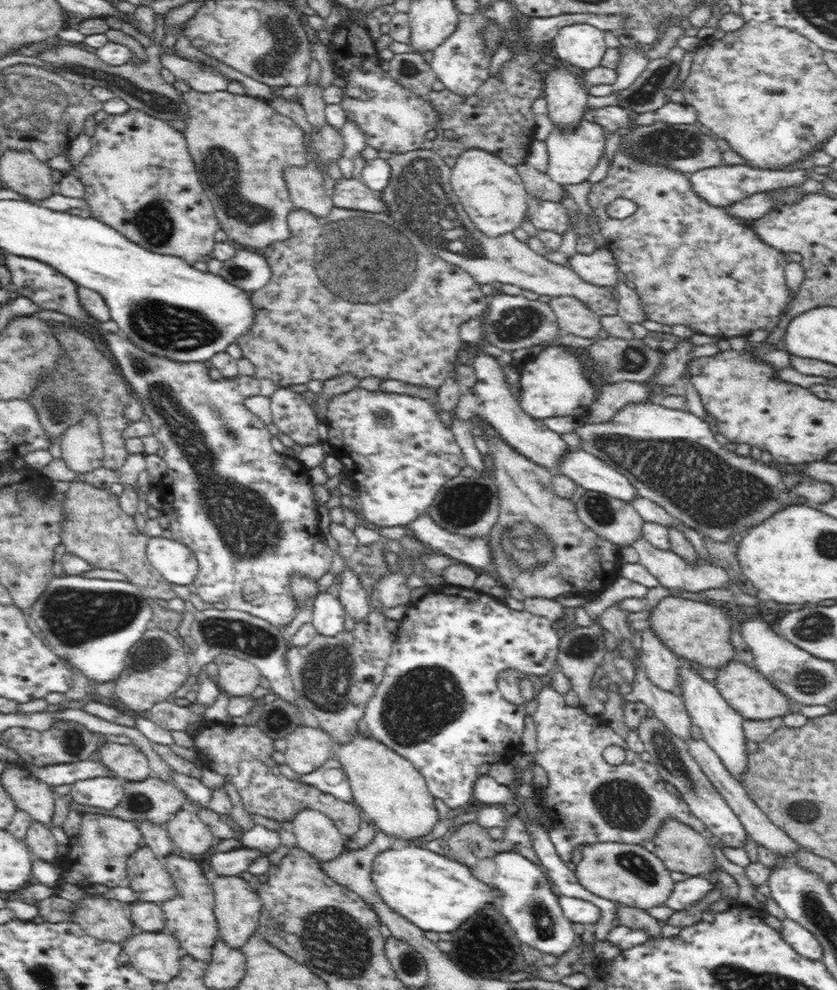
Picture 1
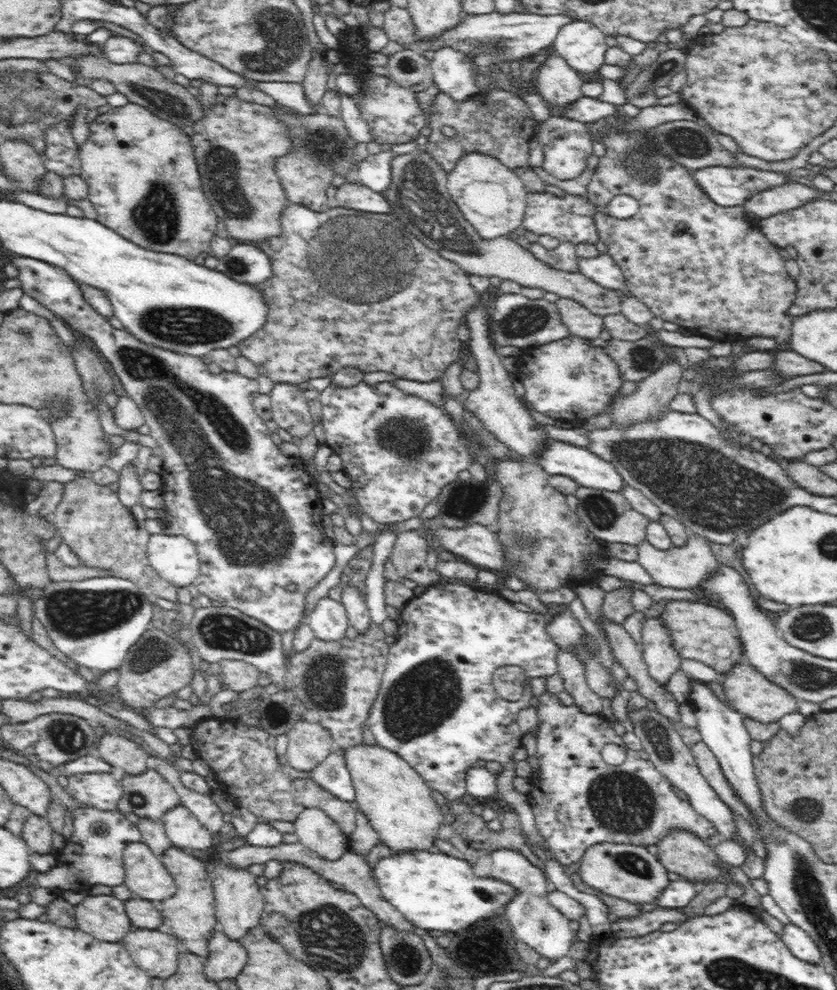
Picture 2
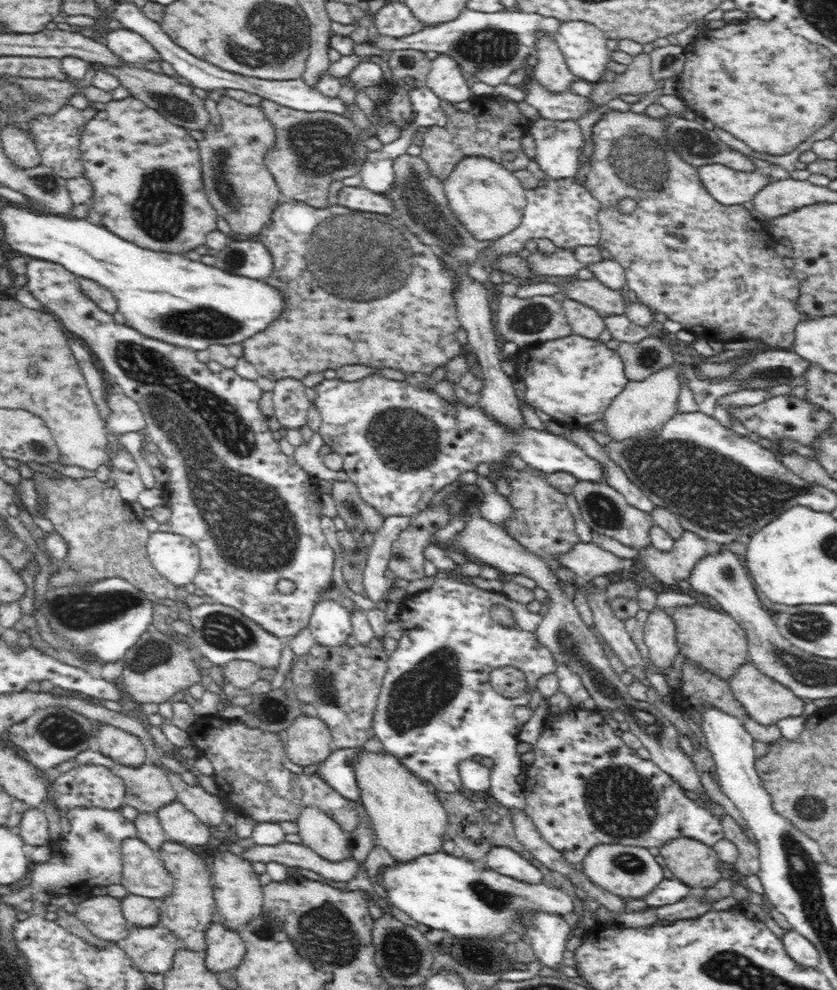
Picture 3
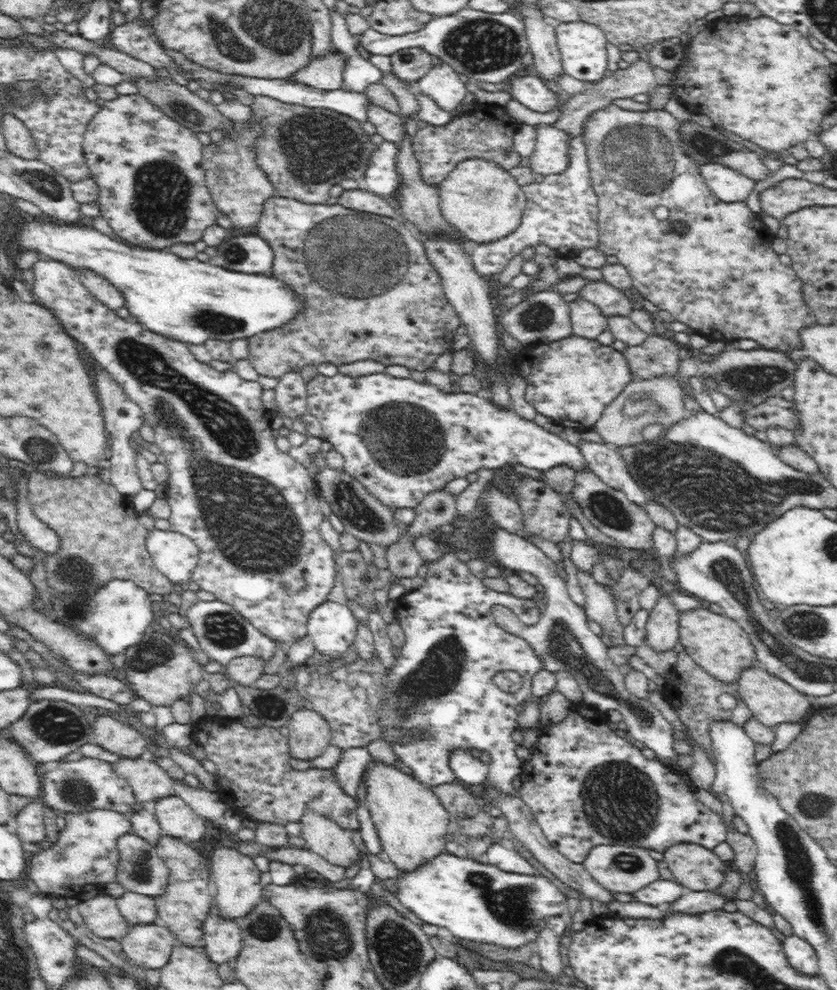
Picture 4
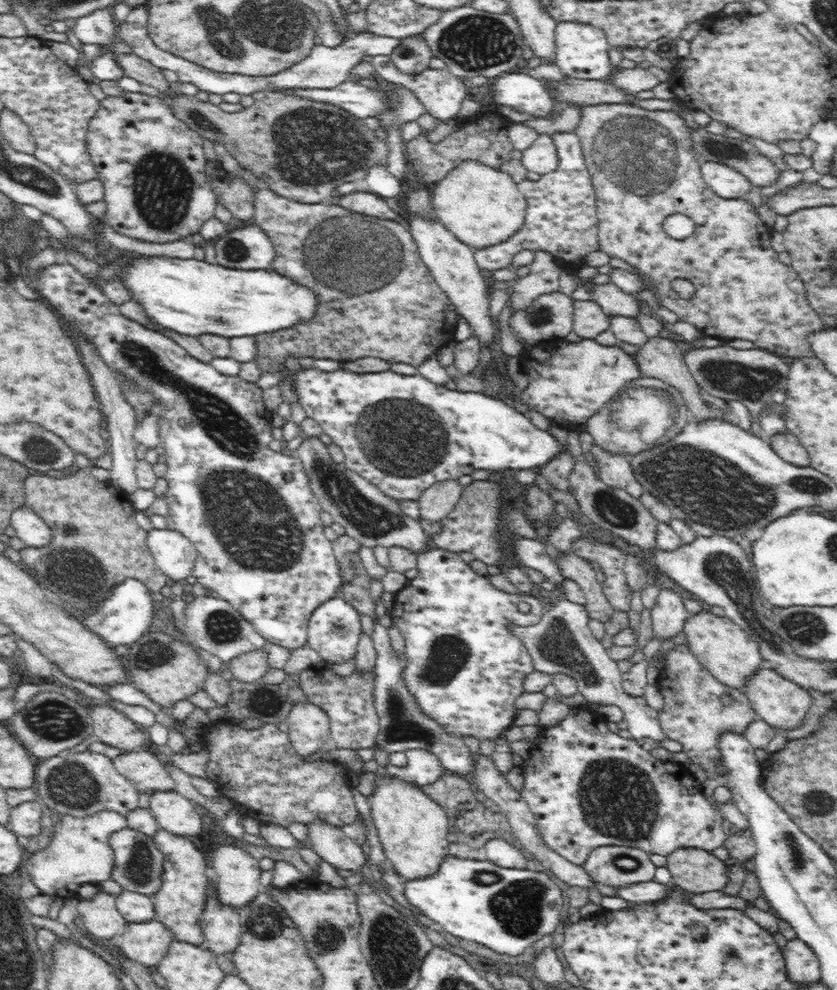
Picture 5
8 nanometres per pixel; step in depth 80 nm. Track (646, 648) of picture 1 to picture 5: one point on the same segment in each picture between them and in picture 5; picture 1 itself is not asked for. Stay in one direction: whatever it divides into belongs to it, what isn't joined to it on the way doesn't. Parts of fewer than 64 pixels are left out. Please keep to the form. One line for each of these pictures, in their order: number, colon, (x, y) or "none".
2: (661, 659)
3: (659, 632)
4: (662, 630)
5: (669, 614)

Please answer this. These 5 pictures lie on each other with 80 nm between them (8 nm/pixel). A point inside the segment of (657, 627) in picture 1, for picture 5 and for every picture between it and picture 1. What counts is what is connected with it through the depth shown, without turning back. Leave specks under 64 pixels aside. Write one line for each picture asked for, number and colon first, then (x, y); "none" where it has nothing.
2: (701, 632)
3: (706, 636)
4: (716, 643)
5: (732, 656)

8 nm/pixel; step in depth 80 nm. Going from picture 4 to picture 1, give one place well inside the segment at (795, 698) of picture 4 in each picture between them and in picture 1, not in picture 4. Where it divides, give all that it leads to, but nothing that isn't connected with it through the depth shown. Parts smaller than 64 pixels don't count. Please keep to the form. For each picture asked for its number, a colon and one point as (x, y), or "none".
1: (745, 689)
2: (749, 692)
3: (765, 700)

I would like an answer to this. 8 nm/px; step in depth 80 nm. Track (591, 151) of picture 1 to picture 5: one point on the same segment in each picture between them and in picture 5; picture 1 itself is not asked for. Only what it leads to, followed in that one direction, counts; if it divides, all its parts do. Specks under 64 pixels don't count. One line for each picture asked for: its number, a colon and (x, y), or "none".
2: (565, 144)
3: (559, 144)
4: (551, 156)
5: (541, 157)

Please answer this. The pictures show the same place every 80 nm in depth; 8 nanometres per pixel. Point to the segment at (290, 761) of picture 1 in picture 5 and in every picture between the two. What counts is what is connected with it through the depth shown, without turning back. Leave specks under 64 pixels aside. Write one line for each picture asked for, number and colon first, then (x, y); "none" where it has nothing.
2: (309, 743)
3: (309, 741)
4: (309, 736)
5: (308, 725)

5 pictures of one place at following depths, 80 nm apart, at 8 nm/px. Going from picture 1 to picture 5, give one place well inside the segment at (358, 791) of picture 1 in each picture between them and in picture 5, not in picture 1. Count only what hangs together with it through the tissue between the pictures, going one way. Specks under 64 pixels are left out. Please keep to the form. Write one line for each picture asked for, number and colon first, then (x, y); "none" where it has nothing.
2: (399, 804)
3: (409, 820)
4: (411, 822)
5: (411, 827)

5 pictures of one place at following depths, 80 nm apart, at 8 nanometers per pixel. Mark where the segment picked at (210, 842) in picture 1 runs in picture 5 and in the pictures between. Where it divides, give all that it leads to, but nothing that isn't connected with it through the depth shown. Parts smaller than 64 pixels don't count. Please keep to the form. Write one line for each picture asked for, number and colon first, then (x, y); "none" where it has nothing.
2: (184, 830)
3: (180, 825)
4: (176, 818)
5: (174, 813)

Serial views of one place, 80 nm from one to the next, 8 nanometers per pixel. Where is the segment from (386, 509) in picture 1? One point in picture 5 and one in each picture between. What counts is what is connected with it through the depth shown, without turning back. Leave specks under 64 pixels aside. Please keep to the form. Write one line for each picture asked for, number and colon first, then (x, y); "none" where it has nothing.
2: (400, 450)
3: (401, 443)
4: (402, 439)
5: (403, 433)

